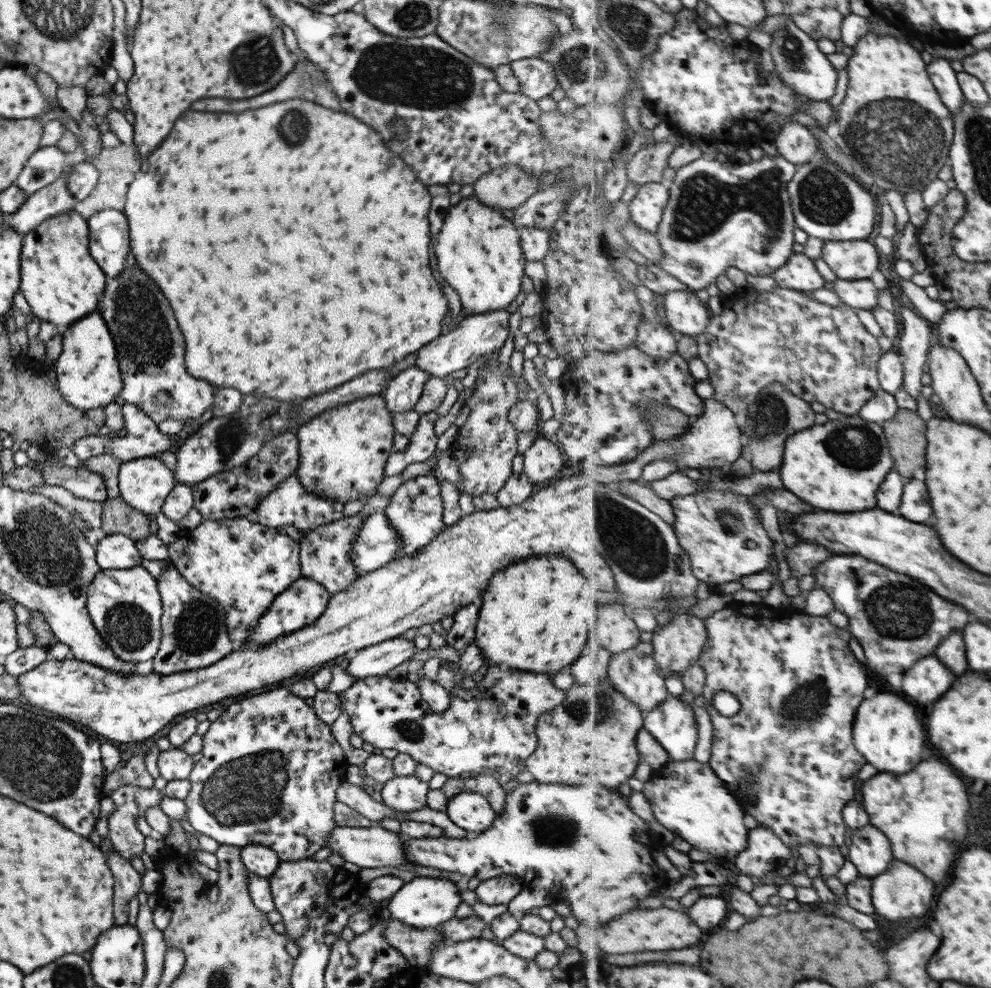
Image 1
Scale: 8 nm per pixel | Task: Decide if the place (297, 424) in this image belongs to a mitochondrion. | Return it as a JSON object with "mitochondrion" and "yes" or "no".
{"mitochondrion":"no"}

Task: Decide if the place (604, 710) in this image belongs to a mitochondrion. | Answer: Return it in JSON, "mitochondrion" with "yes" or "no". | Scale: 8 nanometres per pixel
{"mitochondrion":"yes"}

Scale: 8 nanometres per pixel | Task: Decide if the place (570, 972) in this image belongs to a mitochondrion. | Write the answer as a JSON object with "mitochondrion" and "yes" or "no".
{"mitochondrion":"no"}

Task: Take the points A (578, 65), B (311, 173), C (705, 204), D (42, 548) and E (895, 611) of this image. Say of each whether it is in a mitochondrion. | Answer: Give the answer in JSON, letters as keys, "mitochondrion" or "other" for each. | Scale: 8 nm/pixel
{"A":"mitochondrion","B":"other","C":"mitochondrion","D":"mitochondrion","E":"mitochondrion"}

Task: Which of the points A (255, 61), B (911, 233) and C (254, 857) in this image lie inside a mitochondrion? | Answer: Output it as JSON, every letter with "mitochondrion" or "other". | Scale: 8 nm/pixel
{"A":"mitochondrion","B":"other","C":"other"}

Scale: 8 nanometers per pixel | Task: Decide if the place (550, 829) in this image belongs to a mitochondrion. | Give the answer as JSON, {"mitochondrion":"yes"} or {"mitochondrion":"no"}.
{"mitochondrion":"yes"}

